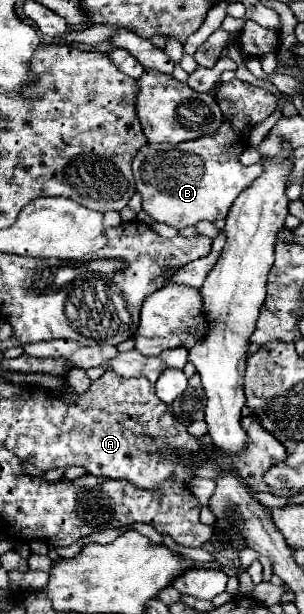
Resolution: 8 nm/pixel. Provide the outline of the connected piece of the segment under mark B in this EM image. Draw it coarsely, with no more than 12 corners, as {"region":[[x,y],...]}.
{"region":[[221,83],[221,127],[133,157],[143,211],[175,229],[225,219],[263,172],[239,162],[275,95]]}

